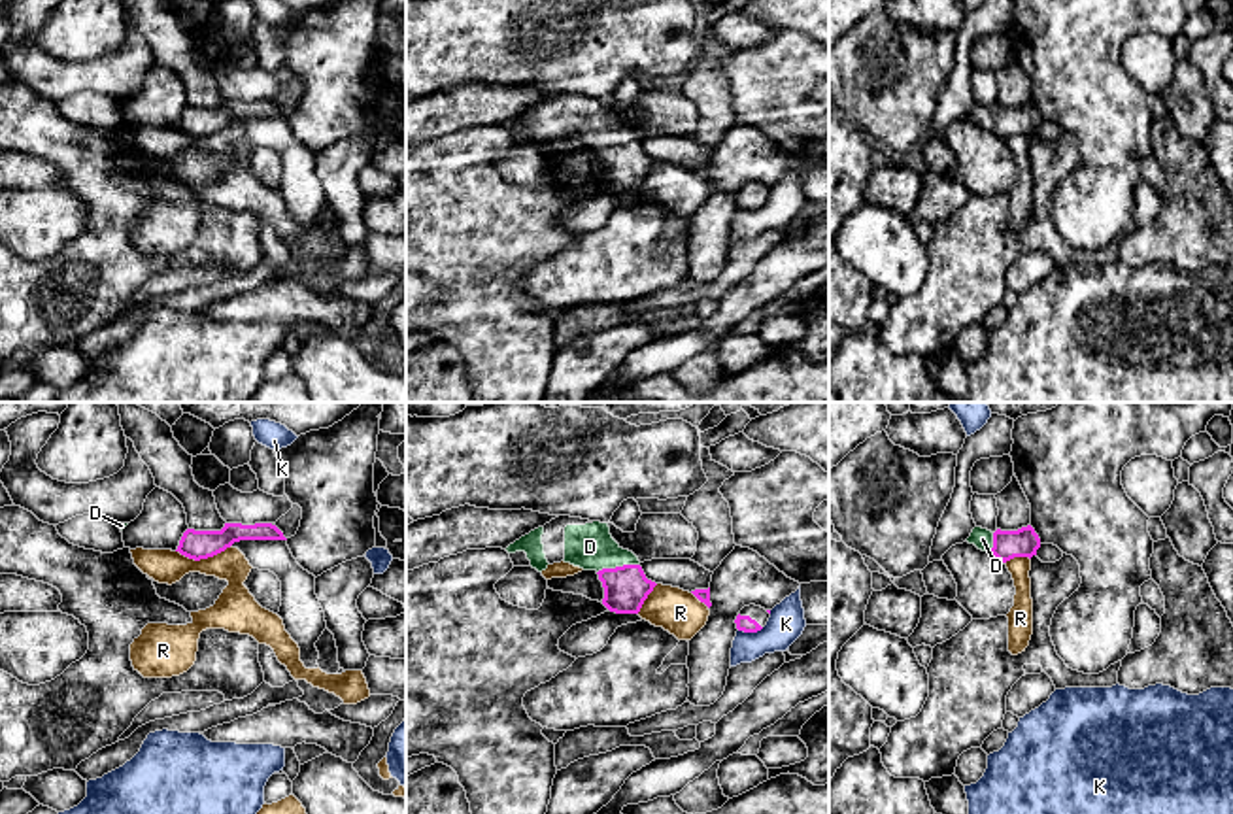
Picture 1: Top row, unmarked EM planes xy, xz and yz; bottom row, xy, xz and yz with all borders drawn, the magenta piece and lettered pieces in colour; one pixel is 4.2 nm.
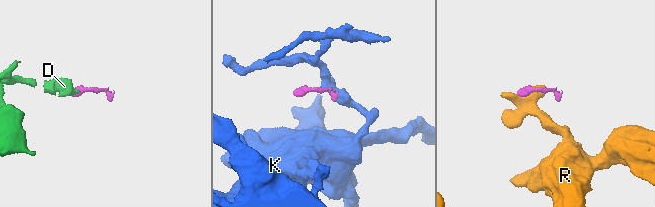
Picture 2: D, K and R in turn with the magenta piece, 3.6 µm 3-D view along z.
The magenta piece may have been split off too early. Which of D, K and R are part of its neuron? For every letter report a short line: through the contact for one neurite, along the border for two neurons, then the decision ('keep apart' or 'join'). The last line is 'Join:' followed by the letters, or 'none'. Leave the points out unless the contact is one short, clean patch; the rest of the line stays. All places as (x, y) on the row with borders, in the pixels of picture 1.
D: line xz (625, 588), (618, 567), (590, 546); join
K: line xz (763, 627), (739, 631); keep apart
R: keep apart
Join: D

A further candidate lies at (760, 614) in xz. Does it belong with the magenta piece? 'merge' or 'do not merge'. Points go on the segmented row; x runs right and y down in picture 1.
merge

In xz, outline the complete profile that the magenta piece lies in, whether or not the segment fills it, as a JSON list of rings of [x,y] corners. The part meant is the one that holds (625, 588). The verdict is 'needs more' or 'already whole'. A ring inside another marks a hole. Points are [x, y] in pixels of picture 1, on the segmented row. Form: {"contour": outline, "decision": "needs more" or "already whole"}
{"contour": [[[559,516],[506,548],[525,551],[538,572],[553,563],[570,563],[595,570],[604,587],[602,604],[616,614],[638,614],[657,585],[648,580],[638,557],[623,550],[610,534],[608,523]]], "decision": "needs more"}

